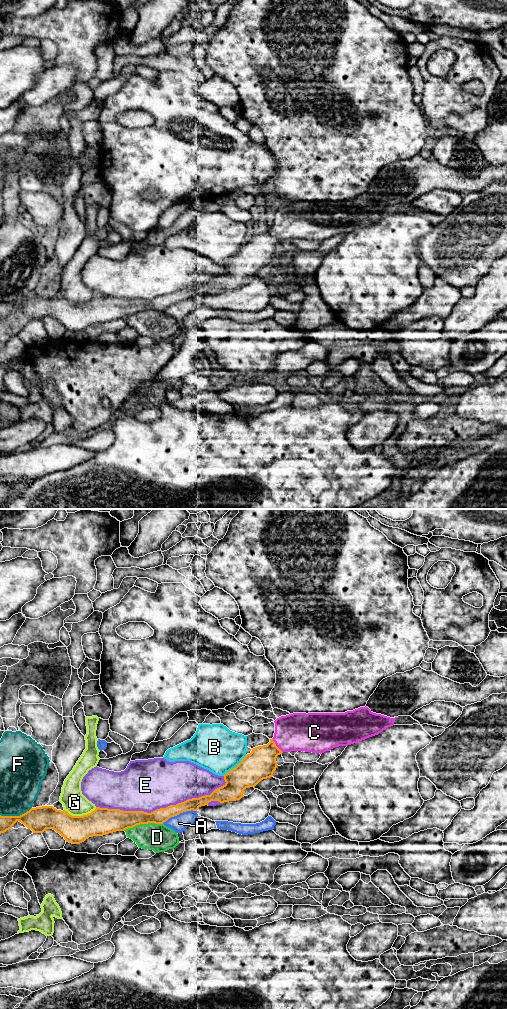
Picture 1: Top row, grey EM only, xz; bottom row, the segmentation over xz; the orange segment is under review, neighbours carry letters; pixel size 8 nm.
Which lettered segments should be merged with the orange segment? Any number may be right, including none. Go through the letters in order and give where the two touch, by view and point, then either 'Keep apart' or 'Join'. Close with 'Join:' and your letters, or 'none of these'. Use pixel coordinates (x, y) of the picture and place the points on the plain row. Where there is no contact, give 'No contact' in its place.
A: Touches orange at xz (179, 301). Keep apart
B: Touches orange at xz (235, 255). Keep apart
C: Touches orange at xz (275, 233). Join
D: Touches orange at xz (142, 311). Keep apart
E: Touches orange at xz (161, 296). Keep apart
F: Touches orange at xz (15, 304). Keep apart
G: Touches orange at xz (80, 304). Keep apart
Join: C

